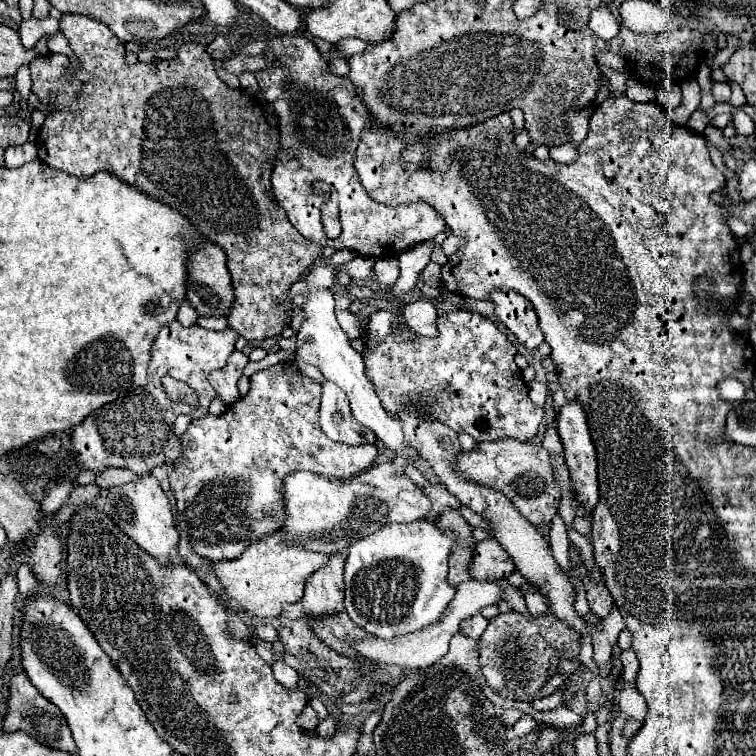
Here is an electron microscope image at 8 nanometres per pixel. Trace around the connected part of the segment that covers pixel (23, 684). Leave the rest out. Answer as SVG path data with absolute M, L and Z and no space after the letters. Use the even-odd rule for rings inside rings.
M24 672L14 674L12 676L12 684L10 684L10 700L8 700L8 714L4 718L4 732L16 732L16 730L24 730L26 734L30 734L36 742L54 748L54 750L66 750L70 754L76 754L78 748L72 740L70 728L66 724L64 714L52 704L48 702L34 686L32 682L24 676Z

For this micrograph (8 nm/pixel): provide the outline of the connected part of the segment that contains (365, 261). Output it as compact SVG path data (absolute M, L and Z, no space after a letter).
M356 256L356 258L350 260L348 264L344 264L342 270L346 270L354 282L362 282L362 280L368 280L368 278L372 276L372 266L374 266L374 262L376 262L374 258Z

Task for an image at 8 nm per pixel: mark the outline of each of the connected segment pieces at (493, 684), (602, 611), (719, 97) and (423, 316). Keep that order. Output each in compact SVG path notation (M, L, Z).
M506 612L492 618L486 632L478 640L480 672L492 692L520 702L532 702L544 684L554 676L550 674L550 658L560 654L560 660L578 660L580 636L568 634L568 628L554 616L542 614L528 618L520 612Z
M590 576L584 578L584 586L586 586L586 596L588 596L588 604L590 610L598 616L598 618L606 618L610 614L610 606L612 606L612 596L608 592L608 588L604 586L604 582L600 582L598 586L594 586L590 582Z
M714 81L712 84L712 95L717 103L726 102L732 94L731 87L721 86L721 82Z
M416 300L402 308L404 322L420 336L436 336L436 316L436 304L430 300Z

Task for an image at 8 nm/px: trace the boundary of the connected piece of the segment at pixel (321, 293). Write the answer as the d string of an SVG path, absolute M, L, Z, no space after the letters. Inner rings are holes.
M318 290L314 294L306 296L306 304L302 306L302 310L306 312L306 322L302 324L300 332L296 334L298 340L298 350L296 354L304 360L310 362L314 366L320 368L320 372L332 380L334 384L338 384L350 400L350 408L354 418L370 428L382 442L386 448L390 448L396 454L406 454L406 450L414 450L412 444L406 440L400 420L398 418L390 418L388 412L382 408L378 394L372 388L372 382L366 378L364 374L364 360L362 354L358 350L352 348L346 332L340 328L340 324L336 322L336 314L334 314L334 296L330 290Z

